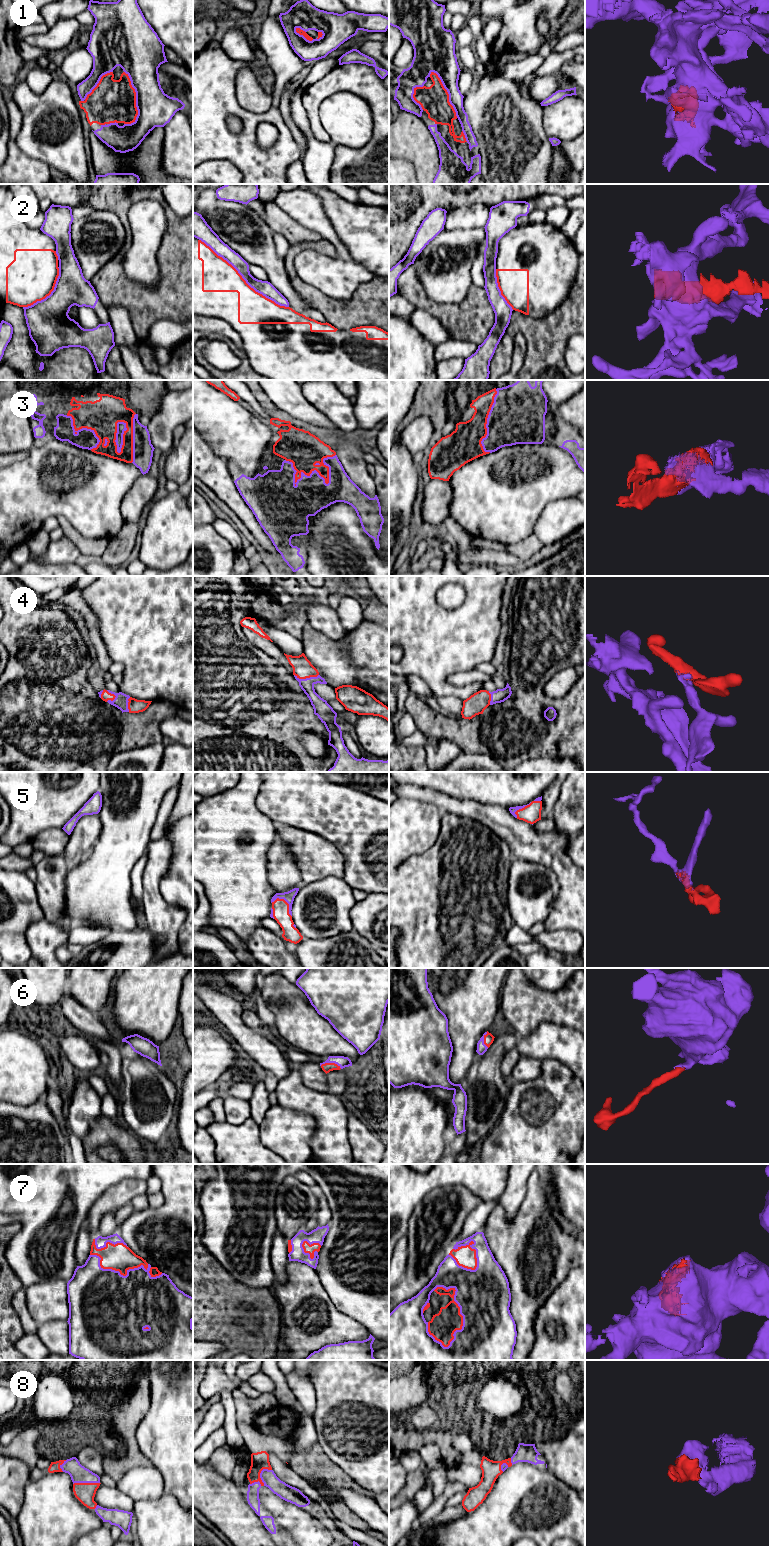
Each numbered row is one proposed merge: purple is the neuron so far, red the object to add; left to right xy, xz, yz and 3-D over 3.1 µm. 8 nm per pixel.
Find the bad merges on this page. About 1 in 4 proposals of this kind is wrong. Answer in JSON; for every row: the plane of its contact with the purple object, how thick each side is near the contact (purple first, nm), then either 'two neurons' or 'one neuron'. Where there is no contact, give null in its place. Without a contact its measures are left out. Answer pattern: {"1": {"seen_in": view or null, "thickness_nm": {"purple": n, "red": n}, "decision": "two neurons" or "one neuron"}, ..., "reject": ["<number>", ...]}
{"1": {"seen_in": "xy", "thickness_nm": {"purple": 280, "red": 340}, "decision": "one neuron"}, "2": {"seen_in": "xz", "thickness_nm": {"purple": 120, "red": 260}, "decision": "one neuron"}, "3": {"seen_in": "xz", "thickness_nm": {"purple": 300, "red": 200}, "decision": "one neuron"}, "4": {"seen_in": "xz", "thickness_nm": {"purple": 120, "red": 160}, "decision": "one neuron"}, "5": {"seen_in": "xz", "thickness_nm": {"purple": 90, "red": 130}, "decision": "one neuron"}, "6": {"seen_in": "xz", "thickness_nm": {"purple": 90, "red": 80}, "decision": "one neuron"}, "7": {"seen_in": "yz", "thickness_nm": {"purple": 420, "red": 220}, "decision": "one neuron"}, "8": {"seen_in": "xz", "thickness_nm": {"purple": 130, "red": 140}, "decision": "one neuron"}, "reject": []}

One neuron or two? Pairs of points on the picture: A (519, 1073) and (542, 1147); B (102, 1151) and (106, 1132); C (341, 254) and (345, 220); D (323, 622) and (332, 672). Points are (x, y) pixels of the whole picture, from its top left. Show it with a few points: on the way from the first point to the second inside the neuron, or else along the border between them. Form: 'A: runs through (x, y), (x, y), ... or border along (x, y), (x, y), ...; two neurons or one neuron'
A: border along (541, 1068), (541, 1073), (534, 1079), (514, 1082); two neurons
B: border along (93, 1148), (112, 1143), (121, 1153); two neurons
C: border along (331, 222), (338, 238), (356, 262); two neurons
D: border along (309, 622), (316, 630), (330, 638), (339, 640); two neurons

